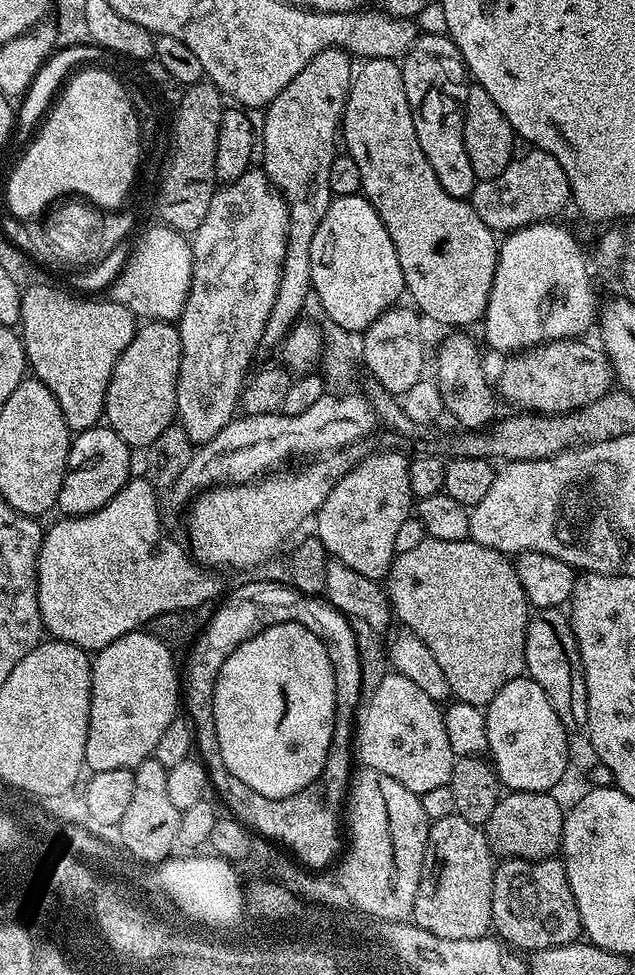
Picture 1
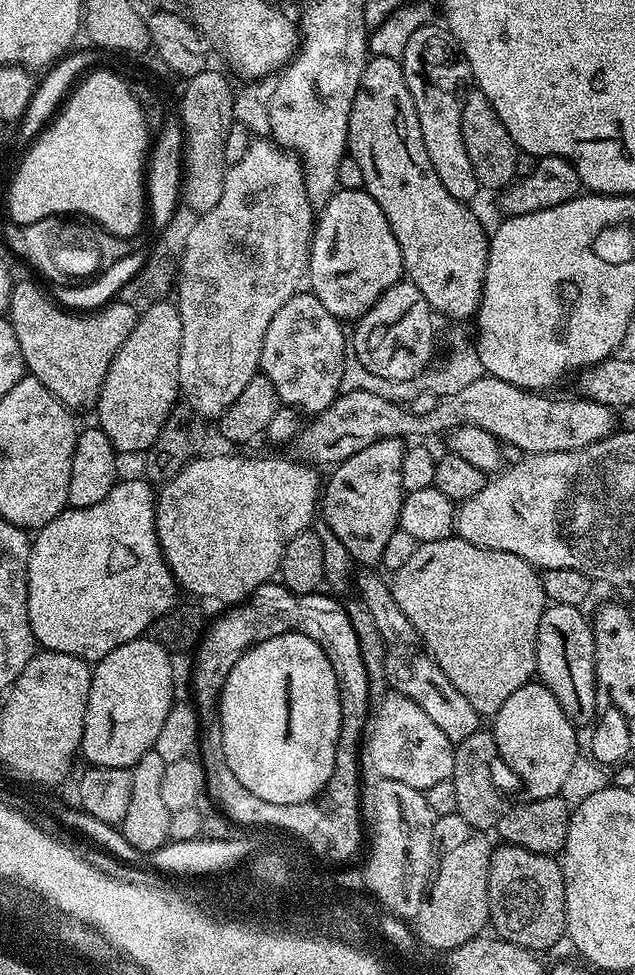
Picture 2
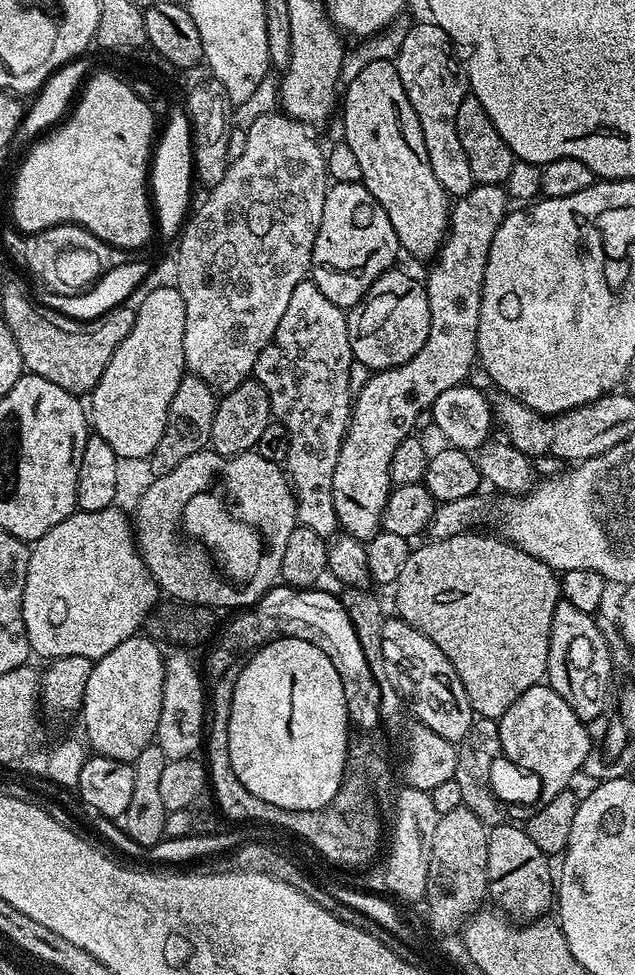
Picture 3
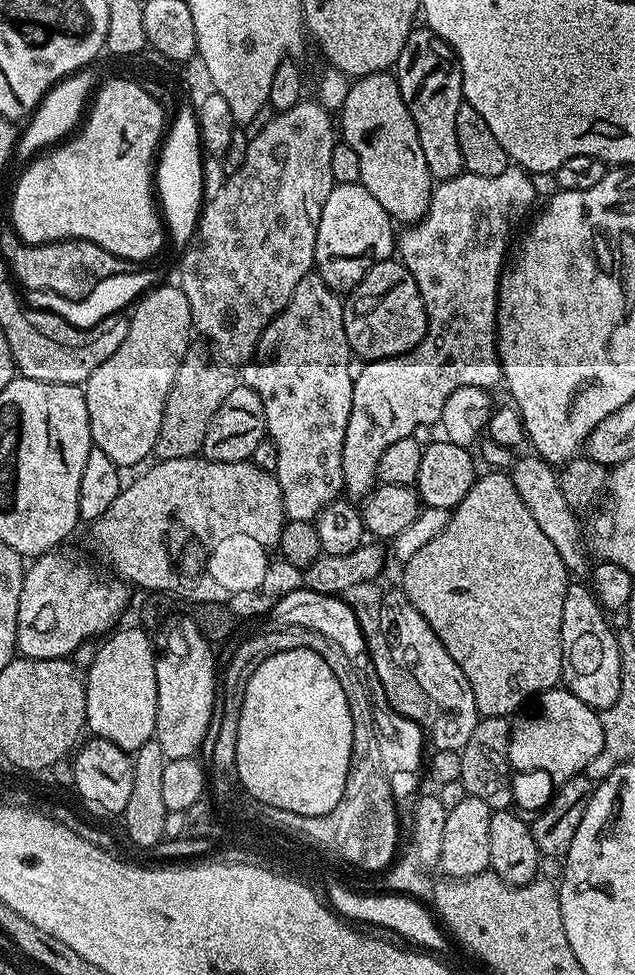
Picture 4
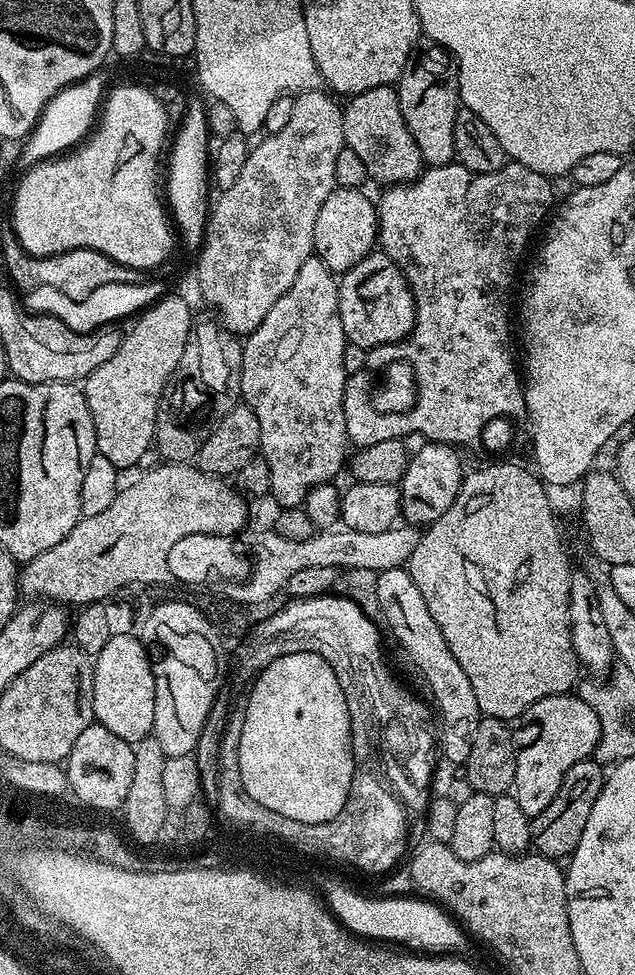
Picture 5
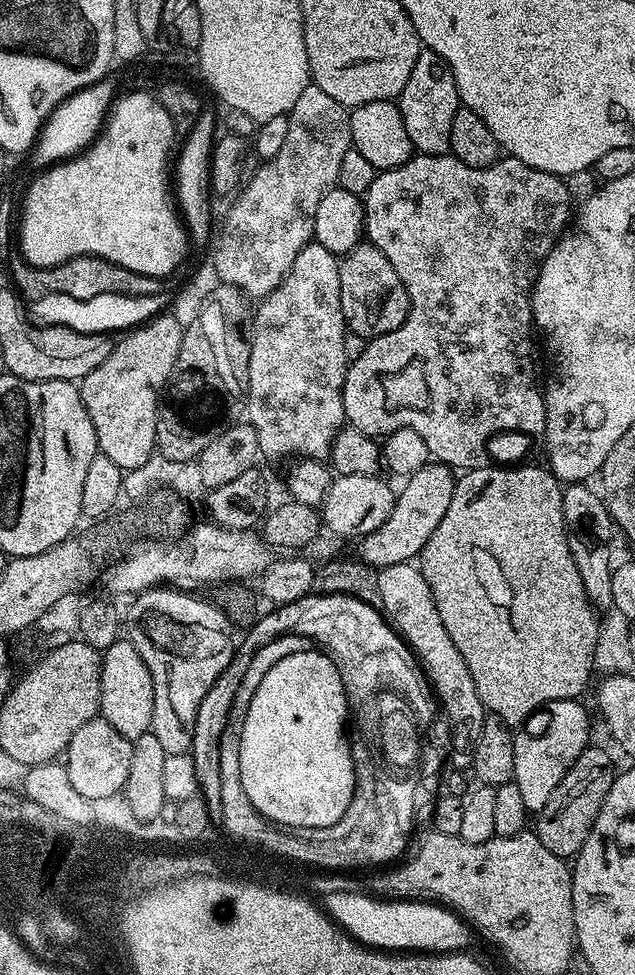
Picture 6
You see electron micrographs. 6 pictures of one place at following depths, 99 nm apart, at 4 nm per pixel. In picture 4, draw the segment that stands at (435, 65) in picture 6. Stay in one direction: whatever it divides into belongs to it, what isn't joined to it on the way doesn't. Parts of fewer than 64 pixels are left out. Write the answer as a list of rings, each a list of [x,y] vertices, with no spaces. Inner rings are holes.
[[[427,26],[413,27],[412,33],[406,38],[406,46],[402,46],[402,54],[397,58],[394,65],[394,75],[398,86],[402,90],[402,102],[406,102],[406,106],[410,110],[410,118],[414,118],[414,126],[418,130],[418,143],[422,146],[422,154],[426,158],[426,166],[430,166],[430,174],[433,181],[439,182],[441,180],[453,180],[455,176],[460,175],[464,171],[464,163],[462,162],[462,149],[458,147],[458,129],[454,127],[458,123],[458,110],[460,105],[465,103],[464,99],[464,76],[460,72],[460,62],[456,59],[455,52],[449,44],[438,34],[434,34],[431,28]]]

